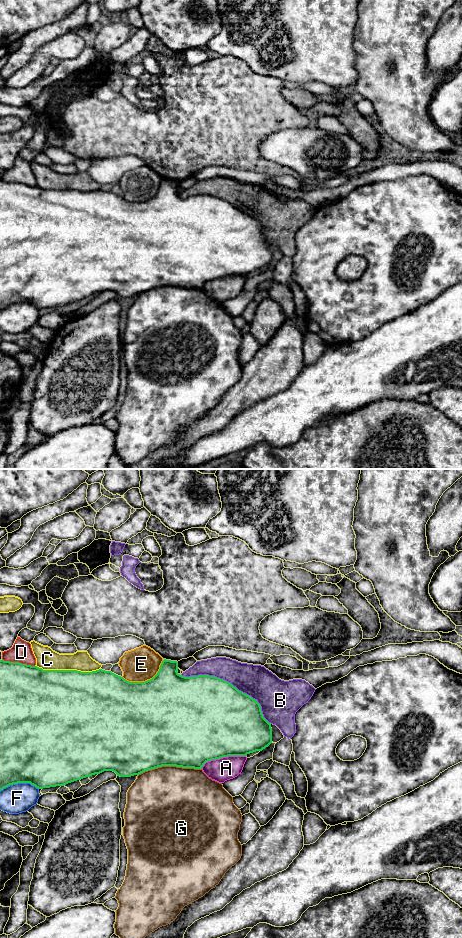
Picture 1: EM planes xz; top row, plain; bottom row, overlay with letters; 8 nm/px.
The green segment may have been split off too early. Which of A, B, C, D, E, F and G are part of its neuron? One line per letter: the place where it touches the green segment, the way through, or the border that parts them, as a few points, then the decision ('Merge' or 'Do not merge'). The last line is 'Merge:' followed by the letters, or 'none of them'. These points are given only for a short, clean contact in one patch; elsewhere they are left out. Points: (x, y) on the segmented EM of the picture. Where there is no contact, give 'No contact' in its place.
A: Touches green at xz (222, 757). Do not merge
B: Touches green at xz (230, 683). Do not merge
C: Touches green at xz (68, 670). Do not merge
D: Touches green at xz (18, 662). Do not merge
E: Touches green at xz (145, 681). Do not merge
F: Touches green at xz (19, 782). Do not merge
G: Touches green at xz (169, 765). Do not merge
Merge: none of them

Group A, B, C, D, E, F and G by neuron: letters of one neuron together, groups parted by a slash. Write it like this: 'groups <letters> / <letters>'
groups A / B / C / D / E / F / G

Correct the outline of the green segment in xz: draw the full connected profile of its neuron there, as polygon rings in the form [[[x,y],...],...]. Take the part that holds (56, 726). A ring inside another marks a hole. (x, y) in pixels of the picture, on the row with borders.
[[[164,659],[152,679],[145,682],[129,682],[111,671],[102,669],[92,672],[43,670],[37,666],[0,660],[0,791],[18,783],[30,783],[38,789],[64,786],[104,771],[113,771],[120,777],[131,777],[162,766],[202,769],[208,761],[228,756],[247,756],[262,751],[272,743],[271,723],[263,717],[257,700],[215,676],[185,677],[177,671],[177,661]]]

